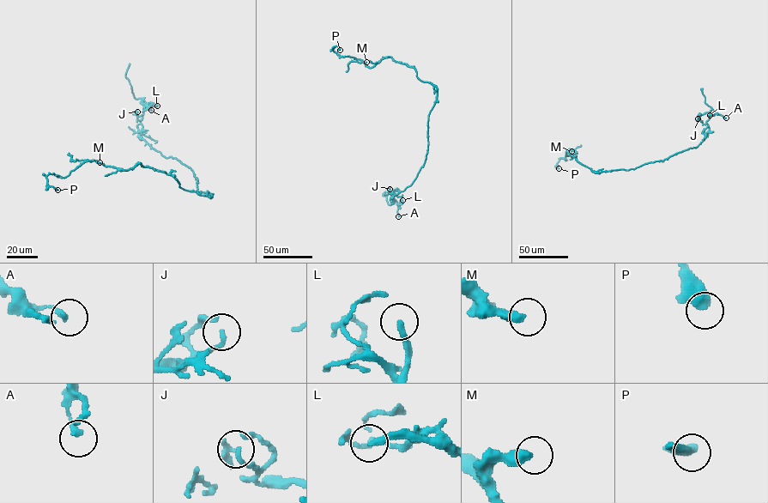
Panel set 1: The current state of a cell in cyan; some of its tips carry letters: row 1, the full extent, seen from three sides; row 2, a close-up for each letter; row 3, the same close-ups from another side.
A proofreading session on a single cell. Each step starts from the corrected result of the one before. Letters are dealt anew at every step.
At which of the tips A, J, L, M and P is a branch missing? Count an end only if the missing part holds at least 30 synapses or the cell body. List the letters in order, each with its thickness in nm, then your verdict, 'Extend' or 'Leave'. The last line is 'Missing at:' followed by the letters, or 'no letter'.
A: Thickness 200 nm. Leave
J: Thickness 150 nm. Leave
L: Thickness 240 nm. Leave
M: Thickness 400 nm. Leave
P: Thickness 480 nm. Leave
Missing at: no letter

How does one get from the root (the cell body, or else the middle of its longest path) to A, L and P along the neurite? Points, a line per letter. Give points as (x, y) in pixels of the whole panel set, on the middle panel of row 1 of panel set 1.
A: (430, 112), (427, 149), (424, 165), (413, 183), (390, 200), (393, 197), (396, 201), (398, 216)
L: (430, 112), (427, 149), (424, 165), (413, 183), (390, 200), (393, 197), (398, 205), (402, 200)
P: (430, 112), (437, 87), (420, 81), (413, 67), (388, 57), (368, 67), (332, 50), (335, 45), (340, 50)

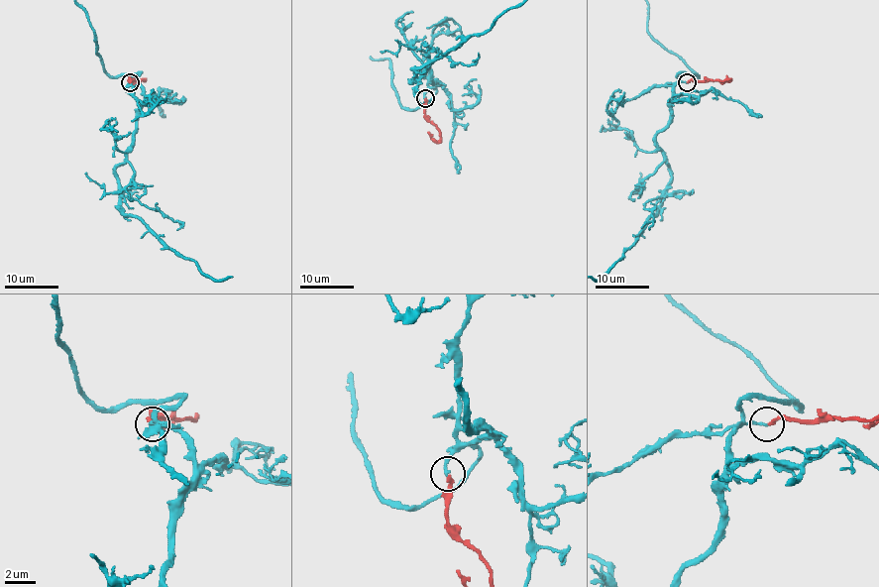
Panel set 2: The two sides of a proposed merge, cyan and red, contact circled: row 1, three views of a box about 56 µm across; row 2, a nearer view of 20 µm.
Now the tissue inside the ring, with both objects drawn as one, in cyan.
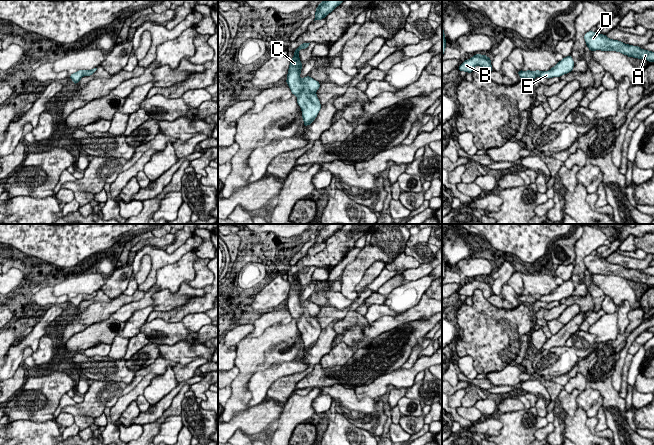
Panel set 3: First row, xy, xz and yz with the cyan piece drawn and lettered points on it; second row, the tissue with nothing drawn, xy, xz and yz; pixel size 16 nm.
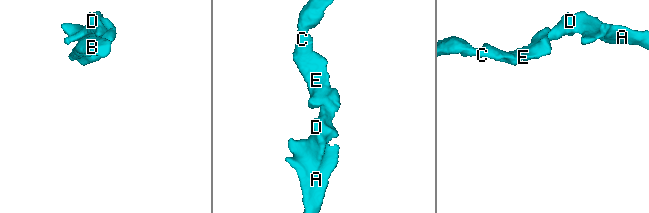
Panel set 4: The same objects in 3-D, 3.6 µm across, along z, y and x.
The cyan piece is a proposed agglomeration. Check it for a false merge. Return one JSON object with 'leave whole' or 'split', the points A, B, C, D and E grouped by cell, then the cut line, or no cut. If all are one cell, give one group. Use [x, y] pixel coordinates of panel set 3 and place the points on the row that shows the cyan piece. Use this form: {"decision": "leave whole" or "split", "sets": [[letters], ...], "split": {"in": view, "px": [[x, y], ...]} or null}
{"decision": "leave whole", "sets": [["A", "B", "C", "D", "E"]], "split": null}

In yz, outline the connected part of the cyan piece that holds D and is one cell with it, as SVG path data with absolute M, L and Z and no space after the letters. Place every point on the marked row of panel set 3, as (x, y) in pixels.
M588 31L584 35L584 39L590 51L617 51L628 57L645 59L654 63L654 52L643 50L639 46L628 45L618 40L609 39L607 35Z

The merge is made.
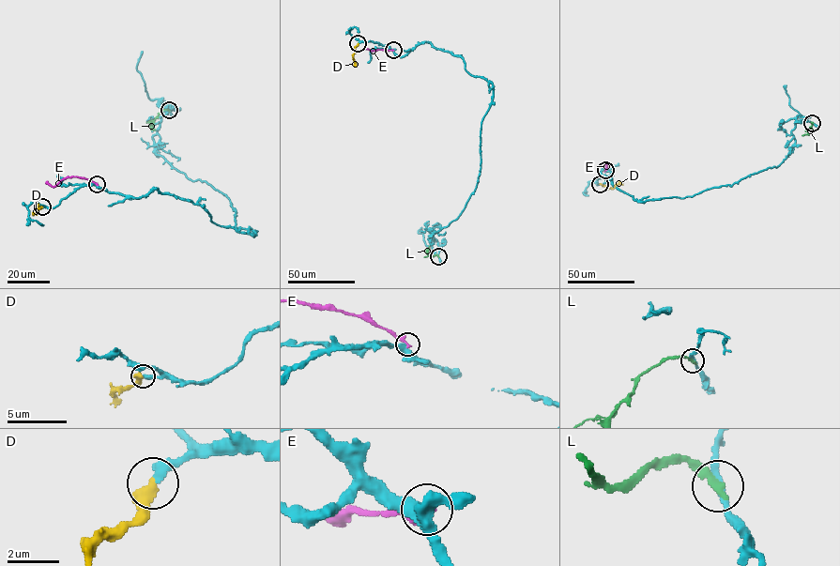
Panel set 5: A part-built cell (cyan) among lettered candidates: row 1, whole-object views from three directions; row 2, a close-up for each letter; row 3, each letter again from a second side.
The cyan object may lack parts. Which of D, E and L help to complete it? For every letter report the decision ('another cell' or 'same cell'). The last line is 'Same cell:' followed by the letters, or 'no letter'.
D: same cell
E: another cell
L: another cell
Same cell: D

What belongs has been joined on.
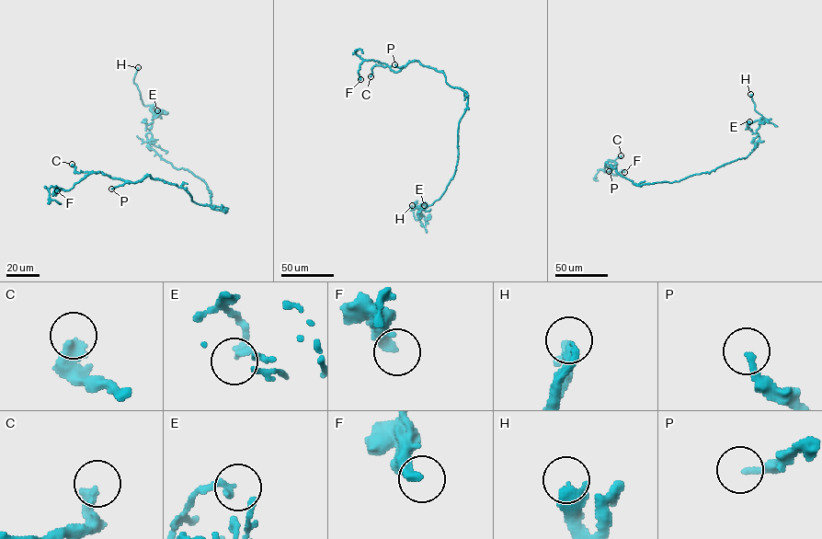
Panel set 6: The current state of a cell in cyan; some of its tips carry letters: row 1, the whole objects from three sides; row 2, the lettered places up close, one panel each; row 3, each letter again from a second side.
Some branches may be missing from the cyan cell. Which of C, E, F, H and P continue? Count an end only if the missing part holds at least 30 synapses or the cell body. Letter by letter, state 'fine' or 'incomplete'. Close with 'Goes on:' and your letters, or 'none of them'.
C: fine
E: fine
F: fine
H: incomplete
P: fine
Goes on: H

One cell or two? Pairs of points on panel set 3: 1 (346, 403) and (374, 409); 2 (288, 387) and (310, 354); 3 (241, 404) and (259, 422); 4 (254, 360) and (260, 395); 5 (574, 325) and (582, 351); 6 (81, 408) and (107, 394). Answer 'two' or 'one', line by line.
1: one
2: one
3: two
4: two
5: two
6: one

